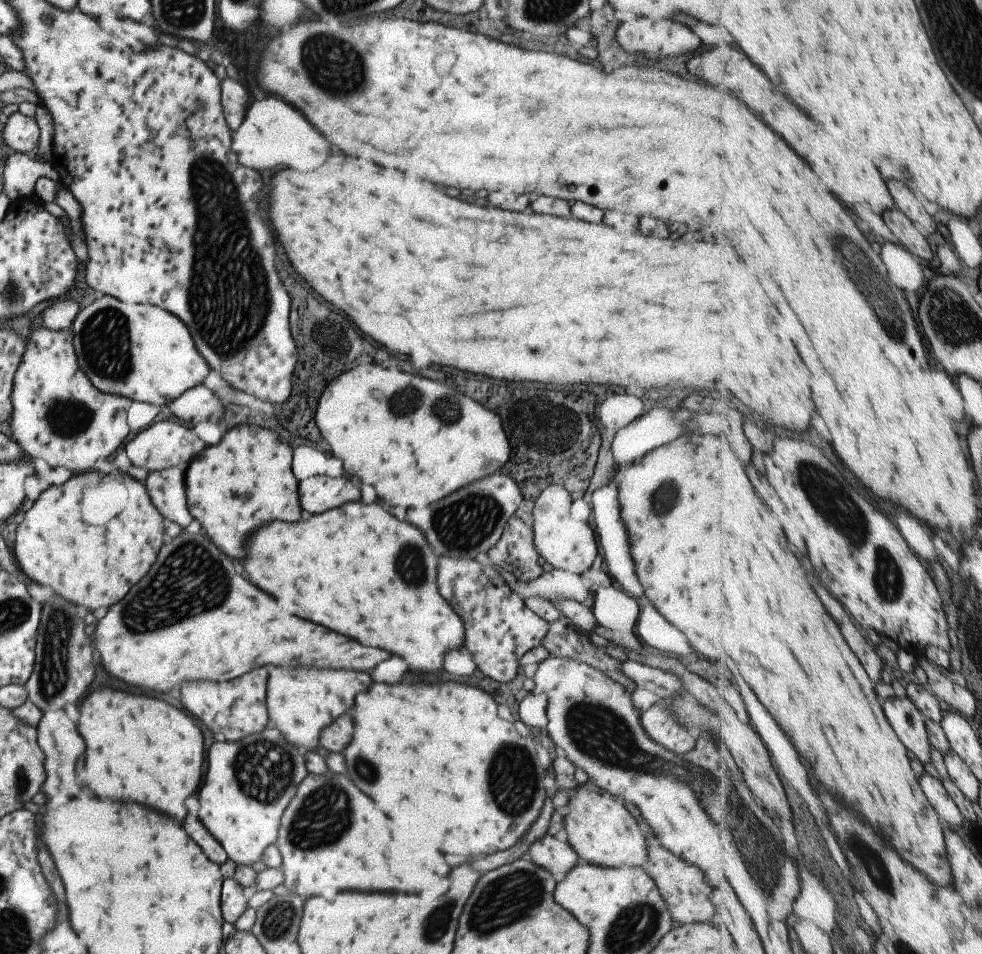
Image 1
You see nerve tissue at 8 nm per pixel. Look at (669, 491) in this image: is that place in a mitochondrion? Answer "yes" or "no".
yes

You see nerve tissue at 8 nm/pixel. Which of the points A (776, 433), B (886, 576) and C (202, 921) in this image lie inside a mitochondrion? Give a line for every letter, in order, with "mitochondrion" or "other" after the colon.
A: other
B: mitochondrion
C: other

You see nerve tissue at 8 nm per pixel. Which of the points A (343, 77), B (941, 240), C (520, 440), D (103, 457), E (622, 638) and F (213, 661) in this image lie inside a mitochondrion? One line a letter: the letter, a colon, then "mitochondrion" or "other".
A: mitochondrion
B: other
C: other
D: other
E: other
F: other

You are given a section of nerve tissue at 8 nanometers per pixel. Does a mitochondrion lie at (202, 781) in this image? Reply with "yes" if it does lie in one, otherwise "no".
no

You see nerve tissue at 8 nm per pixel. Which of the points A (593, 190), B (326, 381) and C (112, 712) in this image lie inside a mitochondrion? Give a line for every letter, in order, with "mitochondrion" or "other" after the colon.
A: other
B: other
C: other

